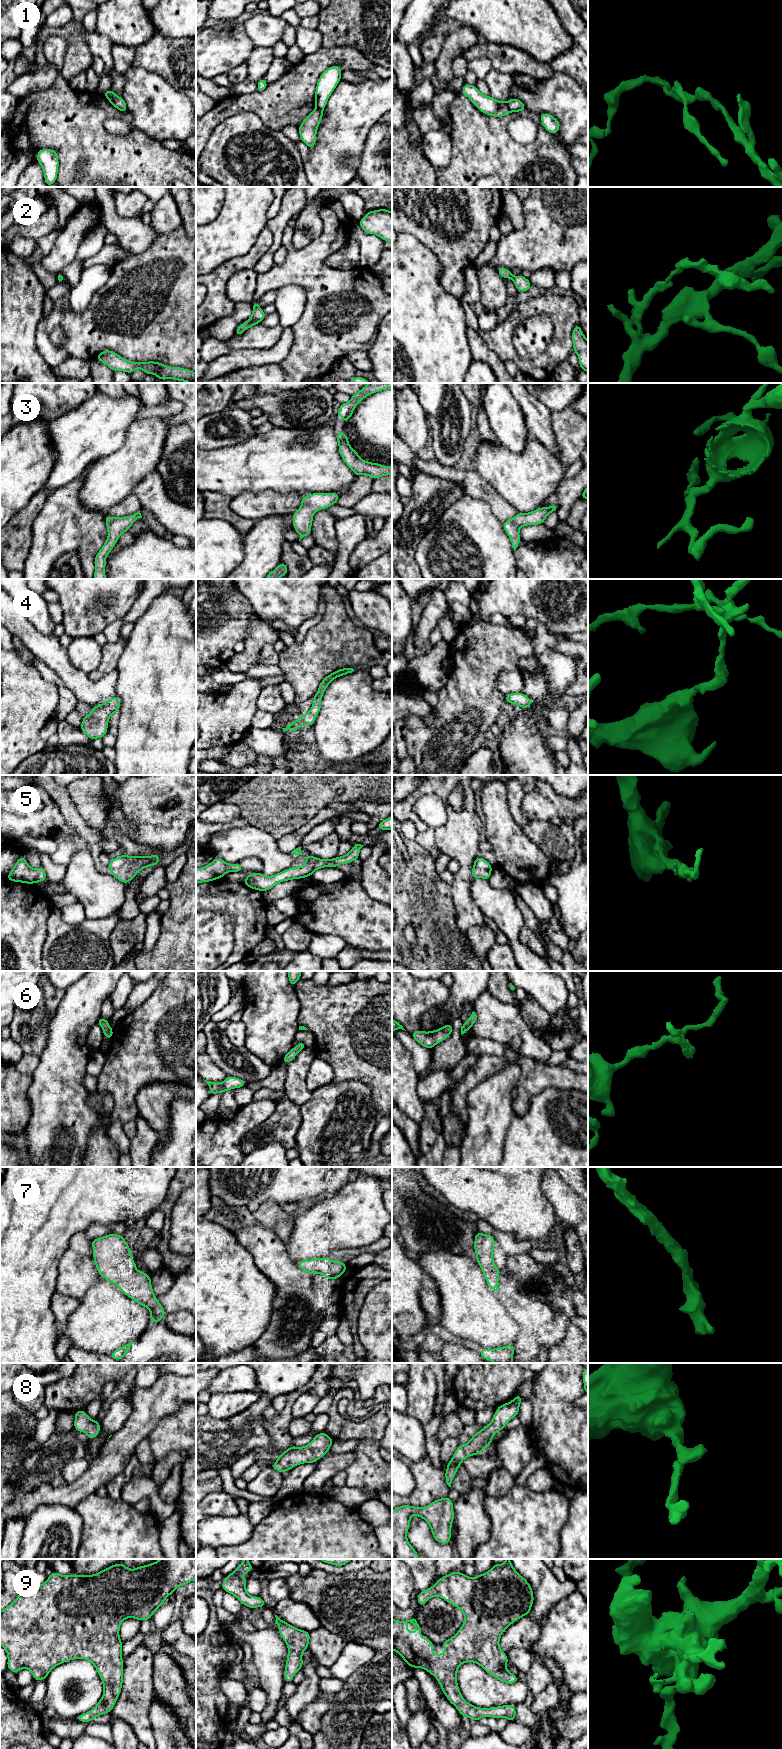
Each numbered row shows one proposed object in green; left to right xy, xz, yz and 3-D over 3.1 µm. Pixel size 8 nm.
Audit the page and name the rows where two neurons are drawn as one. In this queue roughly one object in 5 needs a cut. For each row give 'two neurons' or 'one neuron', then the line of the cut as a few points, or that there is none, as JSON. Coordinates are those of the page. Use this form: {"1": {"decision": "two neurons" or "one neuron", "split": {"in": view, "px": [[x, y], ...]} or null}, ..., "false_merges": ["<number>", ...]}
{"1": {"decision": "two neurons", "split": {"in": "yz", "px": [[505, 102], [511, 111]]}}, "2": {"decision": "one neuron", "split": null}, "3": {"decision": "one neuron", "split": null}, "4": {"decision": "one neuron", "split": null}, "5": {"decision": "one neuron", "split": null}, "6": {"decision": "one neuron", "split": null}, "7": {"decision": "one neuron", "split": null}, "8": {"decision": "one neuron", "split": null}, "9": {"decision": "one neuron", "split": null}, "false_merges": ["1"]}

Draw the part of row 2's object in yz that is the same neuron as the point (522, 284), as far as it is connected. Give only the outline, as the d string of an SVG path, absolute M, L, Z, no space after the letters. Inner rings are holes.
M498 267L496 270L502 278L511 279L514 282L518 292L526 292L530 289L532 285L530 280L524 278L522 274L514 277L511 271L504 267Z

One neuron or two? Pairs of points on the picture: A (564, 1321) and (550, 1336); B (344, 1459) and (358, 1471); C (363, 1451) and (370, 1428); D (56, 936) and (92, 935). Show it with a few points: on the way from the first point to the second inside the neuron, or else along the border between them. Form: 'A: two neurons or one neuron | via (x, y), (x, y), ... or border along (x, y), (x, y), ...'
A: one neuron | via (561, 1325), (554, 1332)
B: two neurons | border along (353, 1452), (354, 1459), (344, 1470)
C: two neurons | border along (360, 1439), (378, 1442)
D: one neuron | via (65, 936), (83, 936)

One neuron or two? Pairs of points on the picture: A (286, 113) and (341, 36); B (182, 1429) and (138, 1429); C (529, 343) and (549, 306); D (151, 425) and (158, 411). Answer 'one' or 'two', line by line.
A: two
B: two
C: two
D: two

